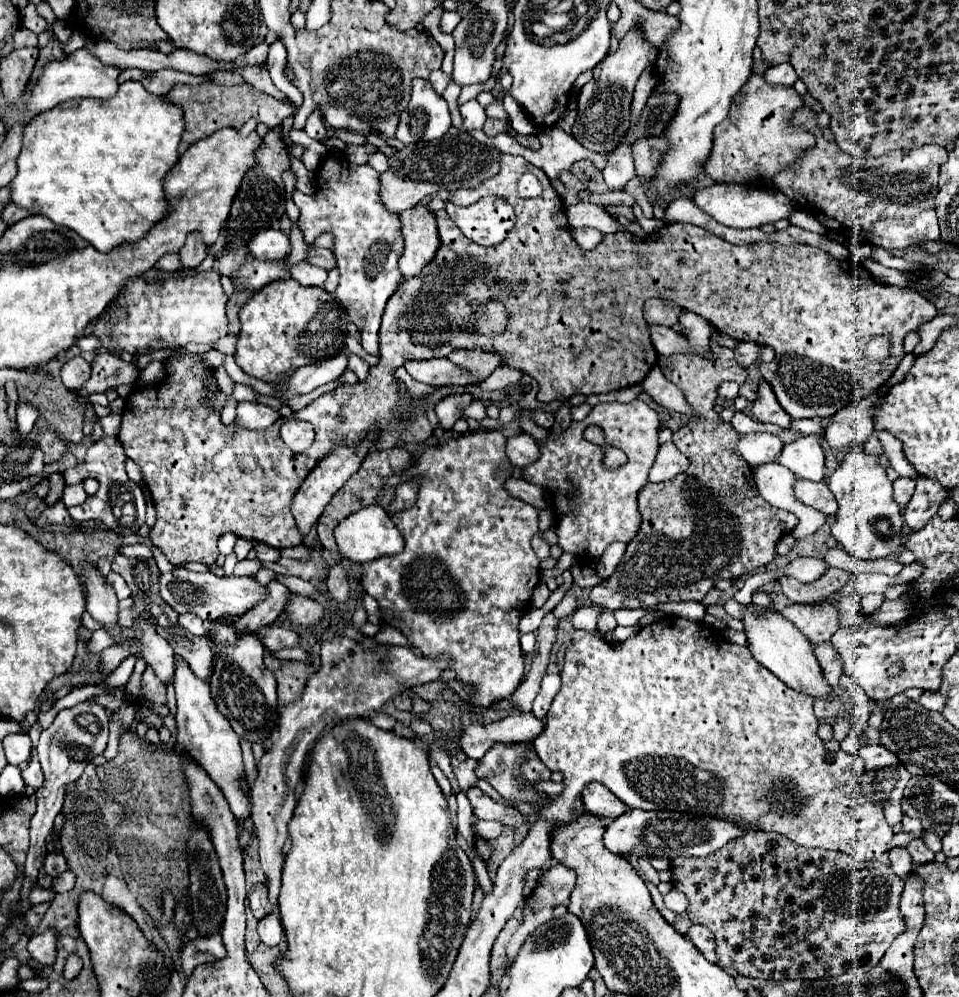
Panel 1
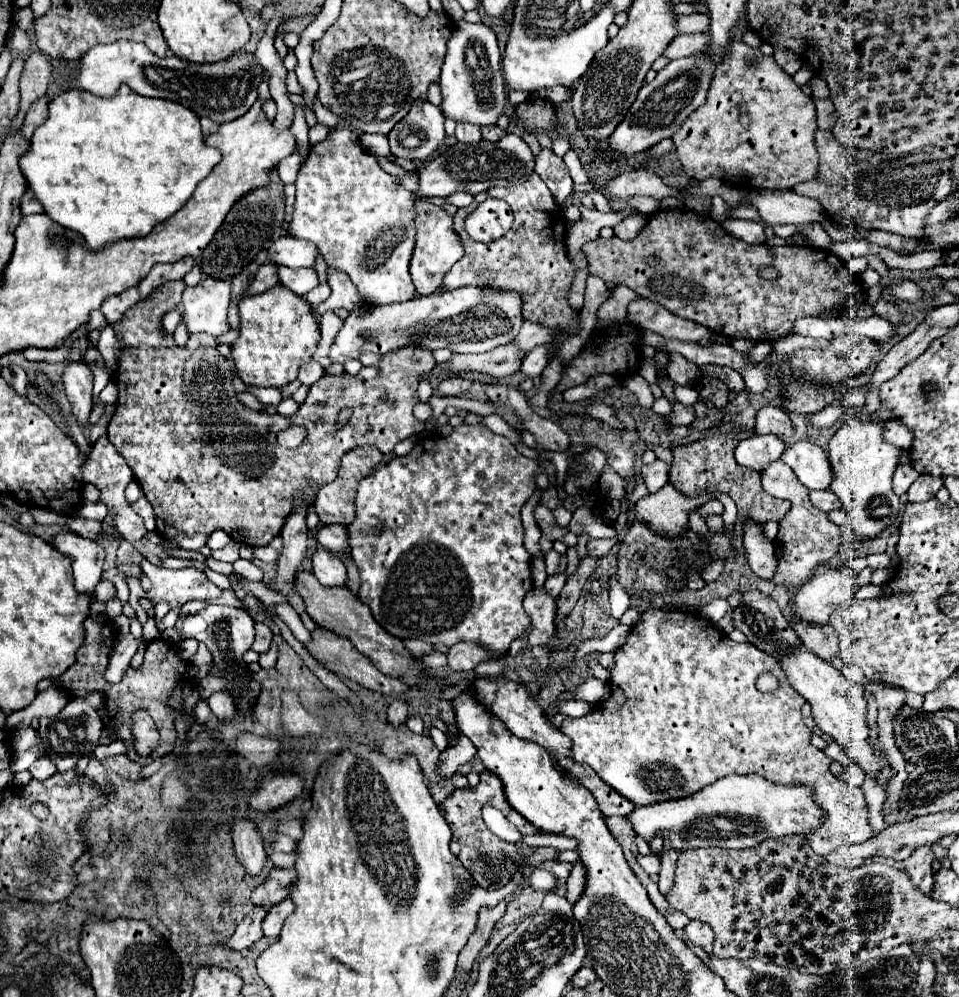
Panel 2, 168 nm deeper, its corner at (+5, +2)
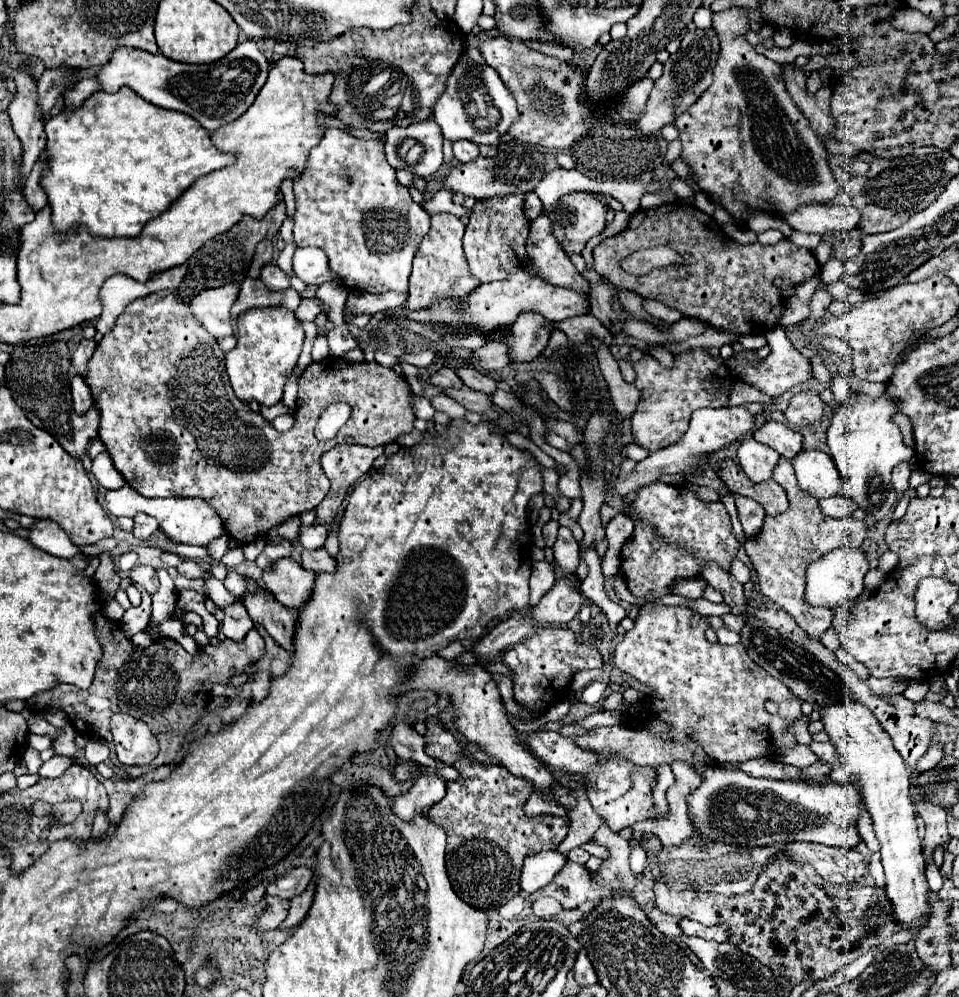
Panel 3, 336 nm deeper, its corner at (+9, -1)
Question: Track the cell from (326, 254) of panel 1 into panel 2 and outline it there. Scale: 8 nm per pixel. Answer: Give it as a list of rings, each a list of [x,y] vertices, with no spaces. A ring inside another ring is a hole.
[[[329,269],[329,285],[331,285],[331,295],[316,307],[316,313],[321,316],[326,311],[333,311],[334,308],[345,308],[349,311],[363,307],[367,301],[361,297],[355,289],[355,285],[349,281],[349,277],[337,269]]]

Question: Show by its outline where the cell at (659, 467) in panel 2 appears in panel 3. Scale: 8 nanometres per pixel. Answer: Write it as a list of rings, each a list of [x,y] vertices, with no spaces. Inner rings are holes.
[[[657,482],[649,484],[649,488],[641,488],[631,506],[637,510],[635,514],[643,524],[637,520],[633,536],[623,546],[621,570],[631,594],[635,596],[665,596],[675,580],[699,576],[699,570],[707,560],[729,570],[731,560],[737,556],[741,544],[733,536],[731,520],[723,502],[701,502],[693,494],[681,494],[679,488]],[[657,536],[663,536],[665,540],[657,540]]]

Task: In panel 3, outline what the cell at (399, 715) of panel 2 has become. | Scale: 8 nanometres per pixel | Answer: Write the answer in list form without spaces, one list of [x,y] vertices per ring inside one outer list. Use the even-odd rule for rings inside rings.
[[[395,724],[391,730],[391,746],[399,758],[415,760],[419,764],[432,768],[439,776],[447,781],[455,781],[459,773],[450,766],[444,766],[441,762],[429,758],[425,754],[425,740],[417,730],[409,724]]]

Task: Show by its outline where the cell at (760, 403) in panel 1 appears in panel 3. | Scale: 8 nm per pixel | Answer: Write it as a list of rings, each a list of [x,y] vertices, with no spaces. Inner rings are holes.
[[[769,420],[759,430],[755,430],[753,438],[761,444],[771,446],[785,458],[793,458],[801,450],[801,440],[803,440],[803,436],[799,432],[791,430],[783,422],[775,422],[775,420]]]

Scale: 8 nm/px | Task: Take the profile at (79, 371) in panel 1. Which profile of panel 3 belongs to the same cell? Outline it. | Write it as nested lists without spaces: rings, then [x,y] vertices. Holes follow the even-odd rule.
[[[81,376],[73,378],[71,394],[73,394],[73,408],[77,414],[85,414],[93,406],[93,394],[89,392],[89,386]]]

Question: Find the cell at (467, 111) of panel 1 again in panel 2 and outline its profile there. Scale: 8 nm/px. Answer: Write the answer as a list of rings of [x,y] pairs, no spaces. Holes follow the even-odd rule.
[[[457,123],[457,131],[455,131],[455,137],[459,143],[479,143],[481,141],[481,129],[473,127],[473,125],[461,125]]]

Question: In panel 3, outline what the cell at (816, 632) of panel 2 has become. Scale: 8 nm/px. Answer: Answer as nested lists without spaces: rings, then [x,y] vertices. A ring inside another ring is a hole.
[[[781,460],[775,466],[773,480],[785,490],[789,498],[789,508],[787,512],[779,516],[765,516],[765,526],[757,538],[747,538],[745,542],[745,552],[749,560],[753,562],[755,574],[757,574],[757,584],[759,590],[773,600],[781,610],[785,610],[793,620],[801,626],[807,636],[813,640],[819,640],[825,630],[831,626],[833,620],[833,610],[829,608],[813,608],[805,602],[803,592],[805,592],[805,570],[811,562],[819,560],[821,556],[829,554],[837,546],[861,546],[865,534],[867,534],[867,524],[865,520],[857,522],[853,516],[849,518],[829,518],[821,514],[819,502],[805,494],[797,486],[795,470],[789,462]]]

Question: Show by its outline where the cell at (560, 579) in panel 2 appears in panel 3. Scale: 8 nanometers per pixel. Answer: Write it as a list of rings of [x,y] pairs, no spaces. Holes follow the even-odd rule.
[[[559,528],[559,536],[553,546],[553,552],[555,552],[555,562],[557,562],[559,572],[563,576],[571,576],[577,568],[579,546],[577,546],[577,540],[573,538],[569,528]]]

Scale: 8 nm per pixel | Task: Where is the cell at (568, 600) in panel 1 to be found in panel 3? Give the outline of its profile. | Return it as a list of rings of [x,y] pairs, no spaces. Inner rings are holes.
[[[549,520],[549,522],[543,526],[543,536],[545,536],[545,544],[547,544],[547,546],[553,546],[553,544],[555,544],[557,530],[559,530],[559,524],[557,524],[555,520]]]

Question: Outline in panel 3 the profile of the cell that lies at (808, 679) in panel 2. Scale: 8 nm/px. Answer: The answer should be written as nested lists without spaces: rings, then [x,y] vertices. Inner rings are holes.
[[[827,704],[819,712],[825,726],[823,730],[861,784],[861,794],[873,820],[875,836],[881,844],[881,862],[887,878],[885,890],[893,904],[893,916],[901,926],[919,930],[923,926],[921,916],[925,912],[929,886],[925,880],[925,858],[921,850],[921,840],[917,836],[915,806],[909,800],[909,770],[901,760],[901,754],[893,748],[889,734],[881,728],[873,712],[869,712],[869,708],[865,708],[863,704]]]

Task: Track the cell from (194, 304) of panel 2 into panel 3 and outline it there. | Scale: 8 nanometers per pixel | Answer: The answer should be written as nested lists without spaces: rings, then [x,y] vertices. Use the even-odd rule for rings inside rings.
[[[225,284],[221,288],[201,290],[191,300],[191,314],[213,338],[225,338],[233,334],[229,308],[239,296],[239,284]]]

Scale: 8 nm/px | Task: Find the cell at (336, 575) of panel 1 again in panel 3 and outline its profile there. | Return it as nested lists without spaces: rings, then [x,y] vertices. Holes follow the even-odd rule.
[[[303,550],[303,562],[301,562],[301,566],[305,570],[315,572],[315,574],[335,572],[337,570],[337,562],[325,550]]]

